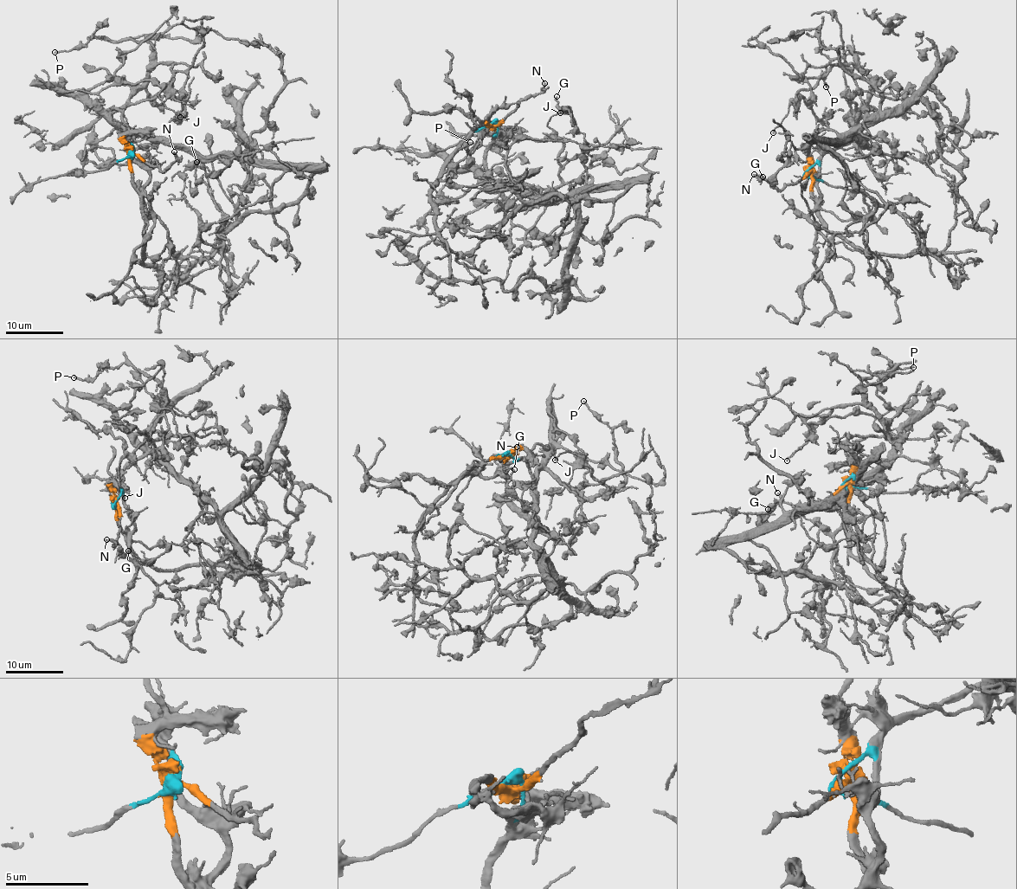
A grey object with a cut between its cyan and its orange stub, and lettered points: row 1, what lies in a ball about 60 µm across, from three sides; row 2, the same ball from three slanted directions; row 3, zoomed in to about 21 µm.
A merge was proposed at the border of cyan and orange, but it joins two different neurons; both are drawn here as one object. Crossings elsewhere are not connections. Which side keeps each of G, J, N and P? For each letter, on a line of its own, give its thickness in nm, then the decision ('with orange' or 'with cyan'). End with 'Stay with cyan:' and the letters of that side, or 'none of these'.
G: calibre 150 nm; with cyan
J: calibre 100 nm; with cyan
N: calibre 200 nm; with orange
P: calibre 180 nm; with cyan
Stay with cyan: G, J, P

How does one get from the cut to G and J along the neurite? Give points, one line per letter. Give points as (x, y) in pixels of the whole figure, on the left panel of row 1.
G: (129, 154), (120, 132), (207, 157), (247, 149), (241, 142), (241, 157), (220, 170), (196, 162)
J: (129, 154), (133, 148), (111, 114), (143, 85), (157, 64), (173, 64), (173, 80), (158, 94), (180, 117)

